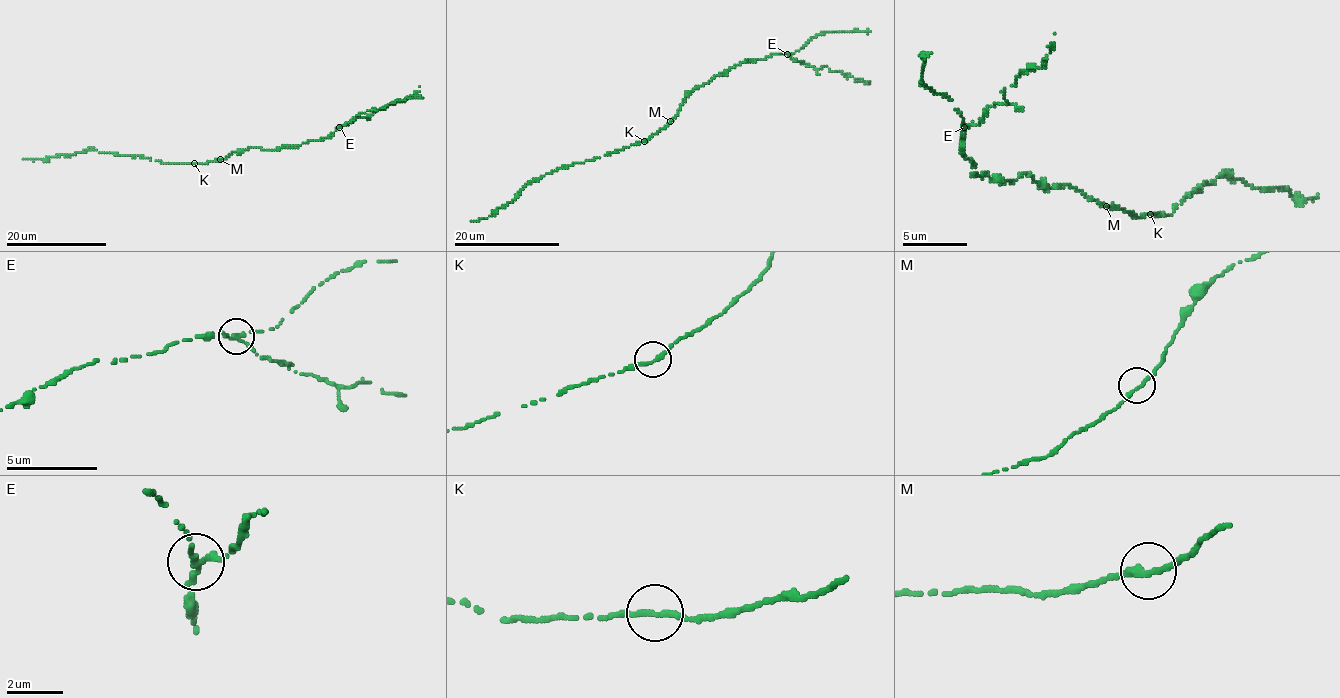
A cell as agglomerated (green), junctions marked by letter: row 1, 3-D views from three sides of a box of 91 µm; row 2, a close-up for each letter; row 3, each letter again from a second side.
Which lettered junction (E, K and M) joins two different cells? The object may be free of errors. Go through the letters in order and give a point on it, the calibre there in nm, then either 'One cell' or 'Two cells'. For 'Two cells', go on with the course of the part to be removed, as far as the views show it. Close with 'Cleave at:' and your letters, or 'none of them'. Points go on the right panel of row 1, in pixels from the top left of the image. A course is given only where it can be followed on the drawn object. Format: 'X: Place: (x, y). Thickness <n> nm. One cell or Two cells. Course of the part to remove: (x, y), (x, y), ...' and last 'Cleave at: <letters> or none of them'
E: Place: (964, 127). Thickness 240 nm. Two cells. Course of the part to remove: (965, 128), (983, 122), (994, 103), (1007, 101), (1005, 89), (1015, 86), (1016, 76), (1046, 65), (1055, 34)
K: Place: (1150, 214). Thickness 240 nm. One cell
M: Place: (1106, 206). Thickness 260 nm. One cell
Cleave at: E

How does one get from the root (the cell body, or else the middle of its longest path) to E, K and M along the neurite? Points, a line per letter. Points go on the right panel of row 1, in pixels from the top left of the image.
E: (1079, 191), (1042, 188), (1024, 173), (1000, 181), (974, 176), (973, 161), (962, 156), (965, 128)
K: (1079, 191), (1103, 206), (1115, 206), (1138, 217), (1150, 214)
M: (1079, 191), (1106, 206)

